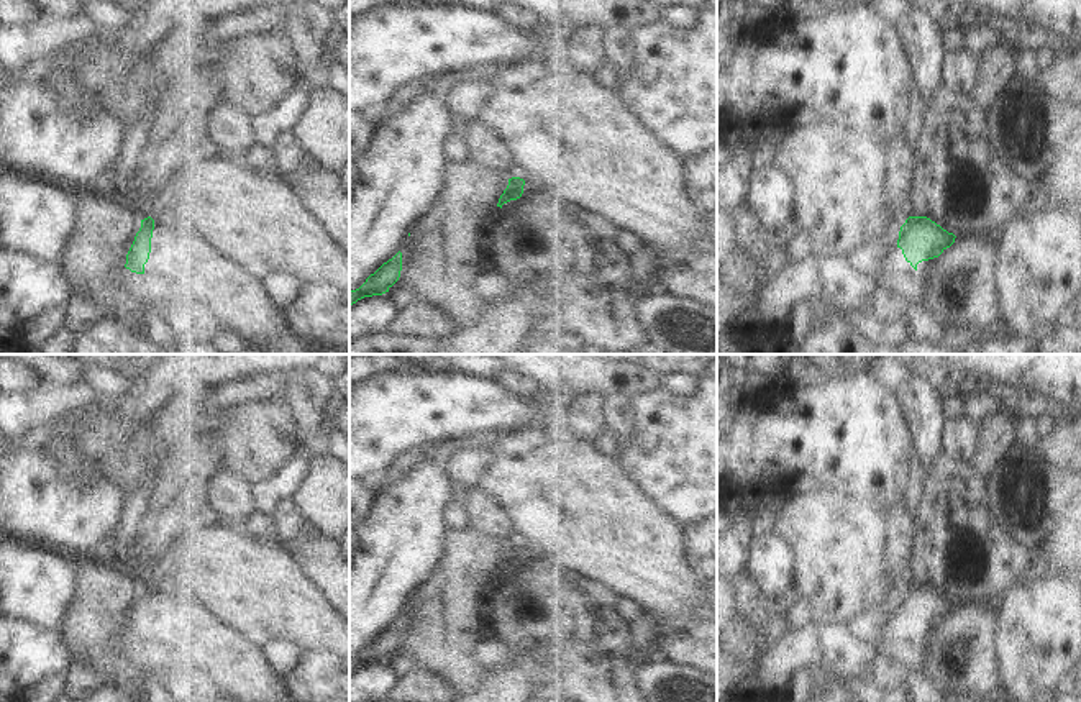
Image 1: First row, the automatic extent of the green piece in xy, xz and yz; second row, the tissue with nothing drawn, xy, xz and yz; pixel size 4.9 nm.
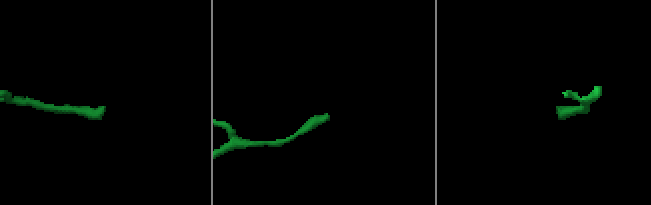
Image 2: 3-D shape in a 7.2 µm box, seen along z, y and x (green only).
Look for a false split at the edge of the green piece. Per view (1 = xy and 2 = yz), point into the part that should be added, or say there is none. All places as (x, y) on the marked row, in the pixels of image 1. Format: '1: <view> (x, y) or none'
1: xy (196, 281)
2: yz (883, 266)

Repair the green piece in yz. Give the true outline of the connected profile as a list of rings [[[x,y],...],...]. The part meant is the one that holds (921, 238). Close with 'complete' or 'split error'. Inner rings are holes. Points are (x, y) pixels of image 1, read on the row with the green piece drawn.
[[[909,217],[899,231],[897,258],[871,256],[864,261],[878,280],[886,280],[897,274],[910,284],[917,264],[938,258],[955,243],[955,238],[953,233],[948,233],[927,217]]]; split error

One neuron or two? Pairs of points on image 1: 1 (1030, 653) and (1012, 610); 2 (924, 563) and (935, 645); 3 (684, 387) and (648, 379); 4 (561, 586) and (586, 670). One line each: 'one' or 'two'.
1: one
2: two
3: two
4: one

